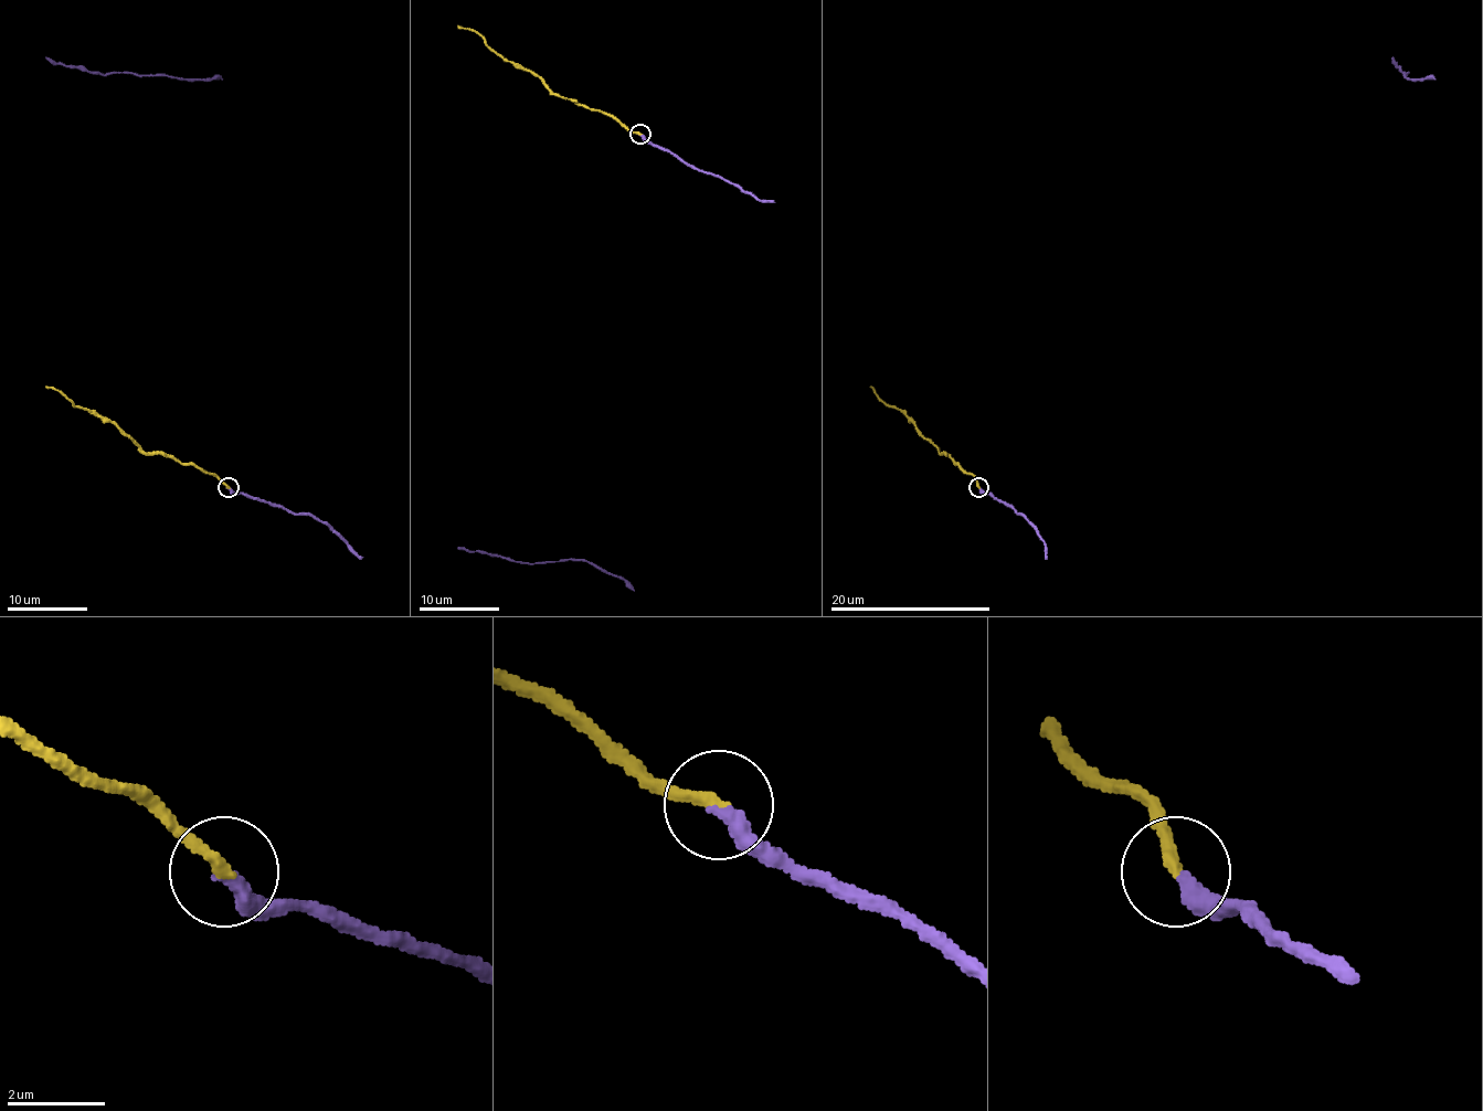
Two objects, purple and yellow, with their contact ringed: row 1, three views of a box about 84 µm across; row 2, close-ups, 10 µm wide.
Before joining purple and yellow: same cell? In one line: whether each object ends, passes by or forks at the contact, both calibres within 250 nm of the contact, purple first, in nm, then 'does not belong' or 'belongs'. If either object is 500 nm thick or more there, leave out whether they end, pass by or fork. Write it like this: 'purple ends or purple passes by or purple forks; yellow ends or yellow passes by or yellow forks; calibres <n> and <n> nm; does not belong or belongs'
purple ends; yellow ends; calibres 360 and 280 nm; belongs

